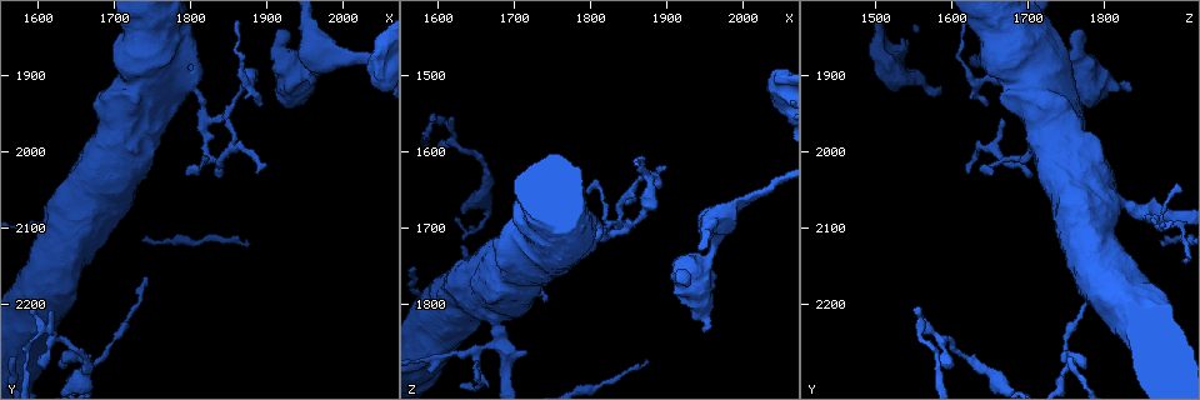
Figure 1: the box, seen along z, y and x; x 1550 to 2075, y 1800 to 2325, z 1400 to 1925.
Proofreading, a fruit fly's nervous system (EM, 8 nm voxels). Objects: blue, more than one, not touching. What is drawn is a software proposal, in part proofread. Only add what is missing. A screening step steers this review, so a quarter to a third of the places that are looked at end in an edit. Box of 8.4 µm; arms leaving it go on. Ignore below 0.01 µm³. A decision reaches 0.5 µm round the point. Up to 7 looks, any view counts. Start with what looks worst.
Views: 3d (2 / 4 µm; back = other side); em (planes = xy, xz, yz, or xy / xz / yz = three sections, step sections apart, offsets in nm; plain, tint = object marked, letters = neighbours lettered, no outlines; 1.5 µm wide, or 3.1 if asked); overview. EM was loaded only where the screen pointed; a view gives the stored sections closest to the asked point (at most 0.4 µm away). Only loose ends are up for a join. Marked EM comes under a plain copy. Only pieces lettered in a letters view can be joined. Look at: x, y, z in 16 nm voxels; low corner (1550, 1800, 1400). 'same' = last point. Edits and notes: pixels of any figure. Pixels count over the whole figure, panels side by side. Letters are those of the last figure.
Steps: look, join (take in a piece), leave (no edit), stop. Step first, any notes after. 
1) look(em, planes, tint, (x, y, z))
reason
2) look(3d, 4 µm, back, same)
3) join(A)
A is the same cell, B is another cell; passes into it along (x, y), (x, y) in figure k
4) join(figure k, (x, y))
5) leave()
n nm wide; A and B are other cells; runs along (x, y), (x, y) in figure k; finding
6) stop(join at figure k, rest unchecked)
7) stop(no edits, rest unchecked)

look(em, yz, step 4, letters, (1950, 1920, 1835))
thick end

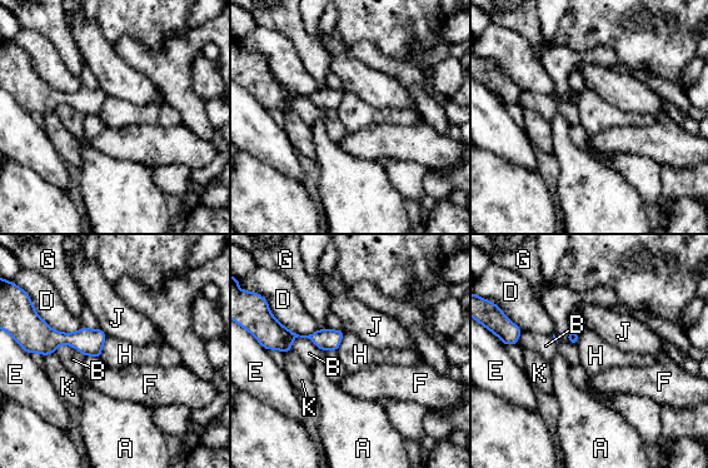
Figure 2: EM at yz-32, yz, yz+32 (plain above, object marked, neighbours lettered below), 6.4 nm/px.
look(em, planes, letters, same)
another direction

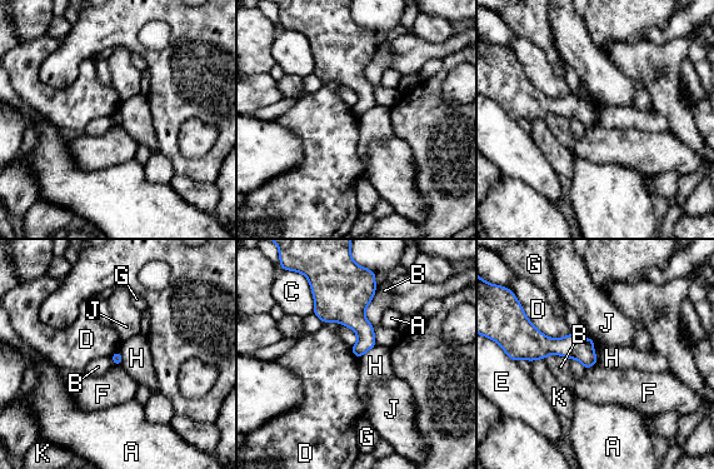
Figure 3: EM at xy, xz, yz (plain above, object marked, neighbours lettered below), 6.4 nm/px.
leave()
A, B, C, D, E, F, G, H, J and K are other cells; border along (593, 365), (585, 369) in figure 3; none of them fits

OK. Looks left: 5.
look(em, yz, step 4, letters, (1890, 2025, 1625))
tapers out

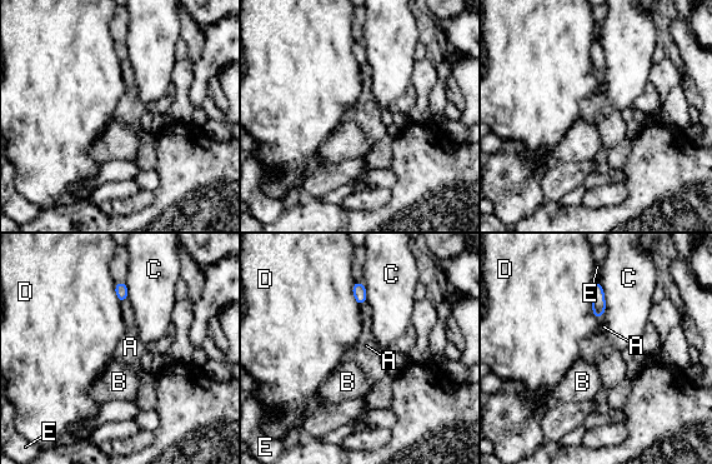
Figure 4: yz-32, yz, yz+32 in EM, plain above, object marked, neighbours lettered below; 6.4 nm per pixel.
leave()
A, B, C, D and E are other cells; border along (600, 282), (603, 289), (606, 308) in figure 4; no lettered piece goes on from it

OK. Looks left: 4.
look(em, yz, step 8, letters, (1595, 2280, 1600))
thin end

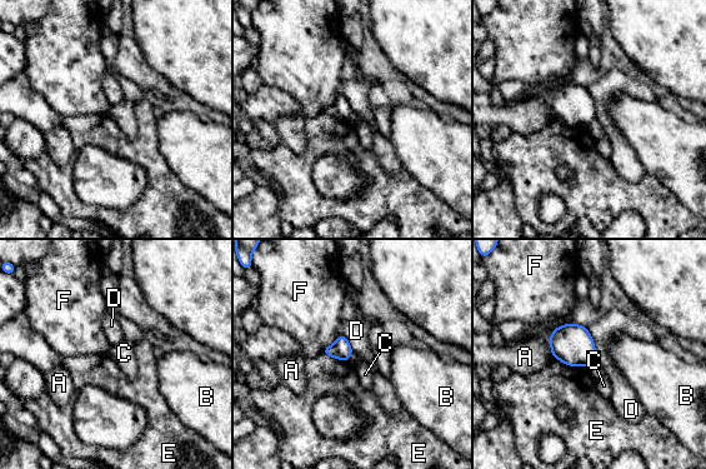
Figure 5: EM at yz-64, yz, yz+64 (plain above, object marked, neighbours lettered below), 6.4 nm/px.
leave()
A, B, C, D, E and F are other cells; border along (552, 357), (569, 365), (587, 368) in figure 5; none of them fits

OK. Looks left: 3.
stop(no edits, rest unchecked)

